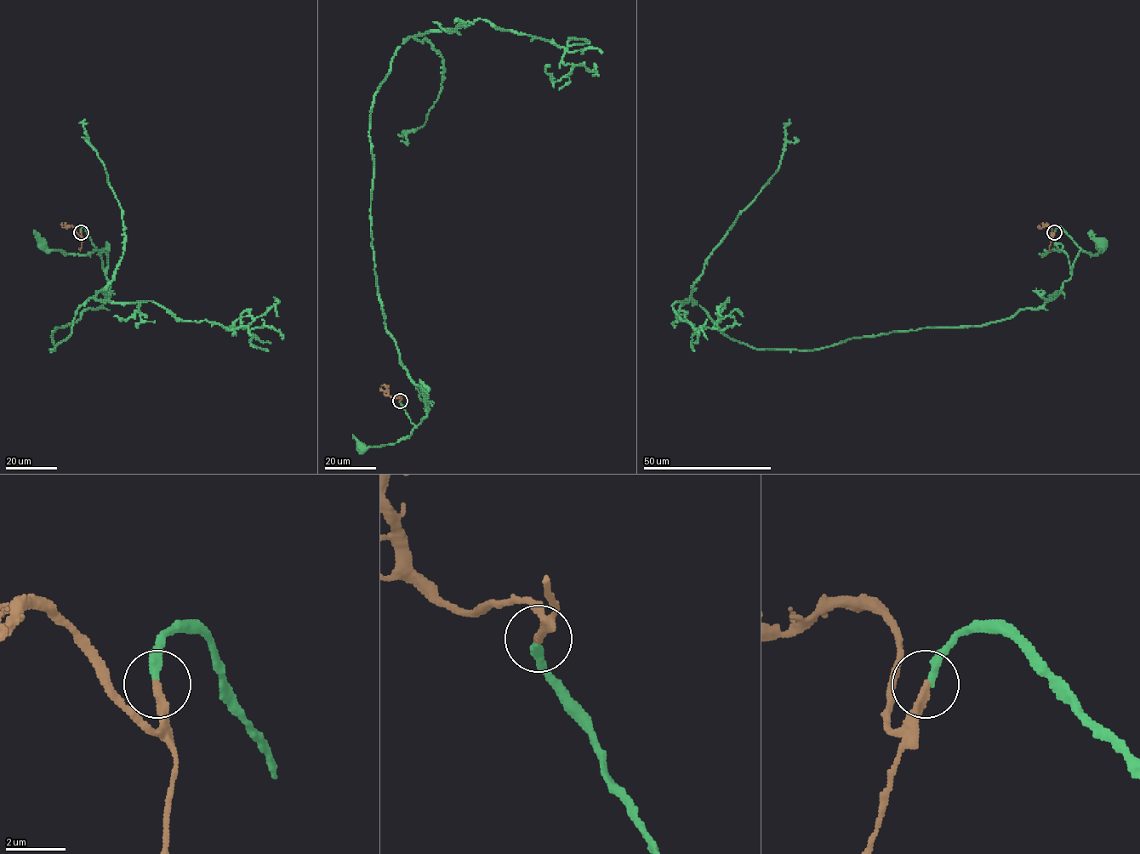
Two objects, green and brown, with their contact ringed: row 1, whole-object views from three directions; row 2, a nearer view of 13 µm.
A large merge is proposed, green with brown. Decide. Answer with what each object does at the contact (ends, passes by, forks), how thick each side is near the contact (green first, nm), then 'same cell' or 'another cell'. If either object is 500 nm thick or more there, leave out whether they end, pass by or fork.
green ends | brown ends | 280/240 nm | same cell

